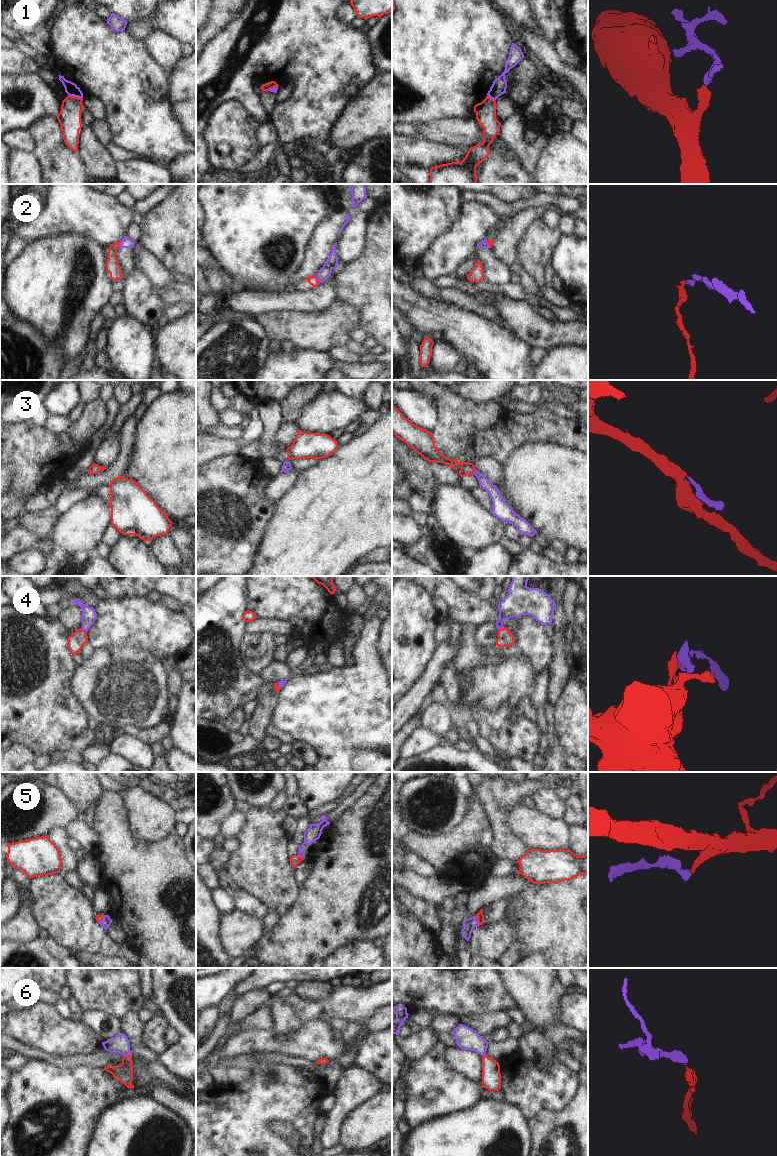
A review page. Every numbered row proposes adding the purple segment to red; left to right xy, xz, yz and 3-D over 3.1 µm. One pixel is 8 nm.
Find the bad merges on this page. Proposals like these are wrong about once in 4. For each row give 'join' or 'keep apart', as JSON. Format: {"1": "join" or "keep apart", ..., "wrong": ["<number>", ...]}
{"1": "keep apart", "2": "keep apart", "3": "join", "4": "join", "5": "join", "6": "join", "wrong": ["1", "2"]}

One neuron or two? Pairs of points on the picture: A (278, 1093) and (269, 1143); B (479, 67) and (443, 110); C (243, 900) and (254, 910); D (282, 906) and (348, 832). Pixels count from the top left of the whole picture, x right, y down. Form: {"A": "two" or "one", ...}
{"A": "one", "B": "one", "C": "one", "D": "two"}

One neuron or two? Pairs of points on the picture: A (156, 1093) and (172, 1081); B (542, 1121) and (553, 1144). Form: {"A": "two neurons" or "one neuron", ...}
{"A": "two neurons", "B": "one neuron"}

